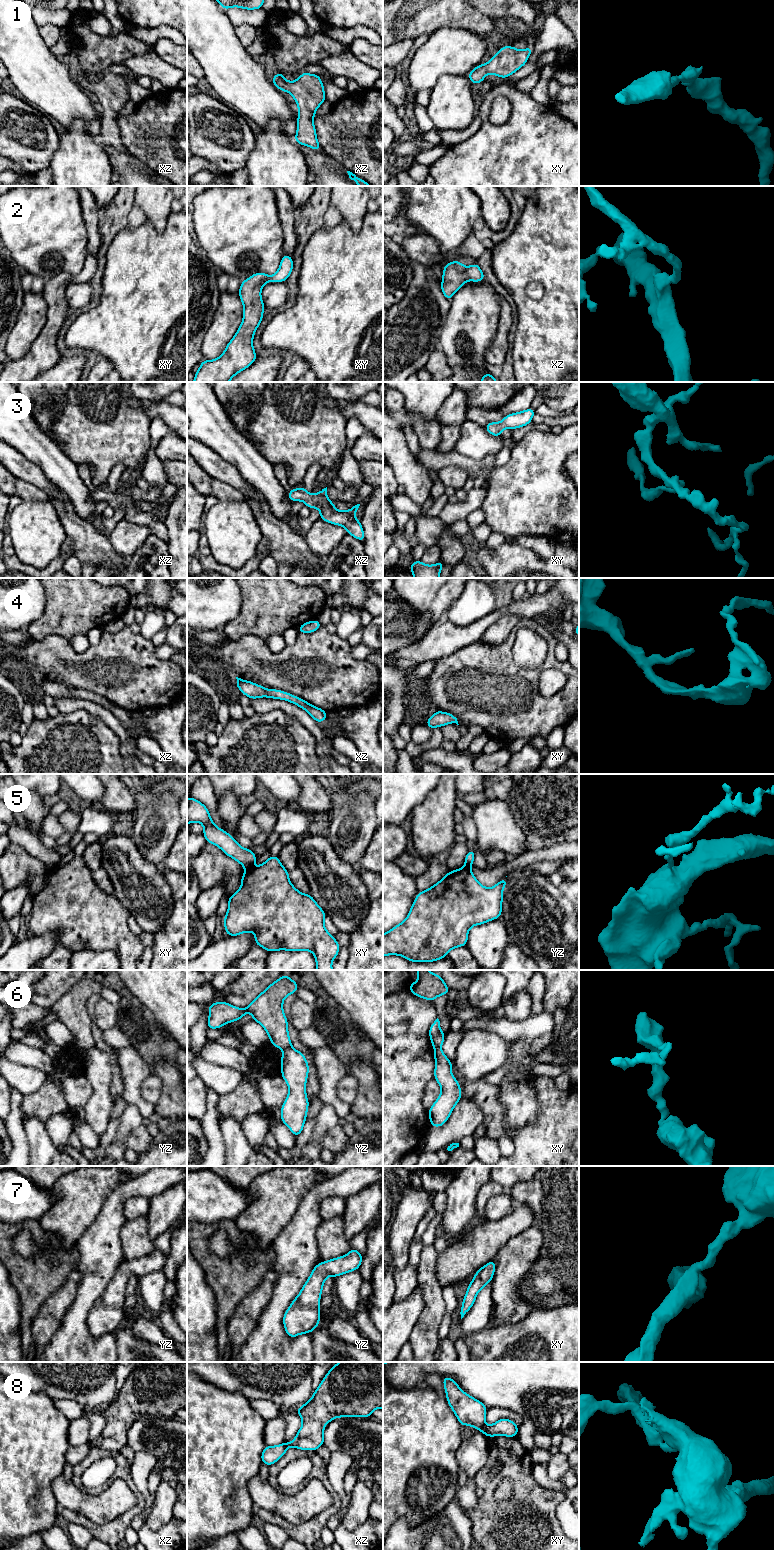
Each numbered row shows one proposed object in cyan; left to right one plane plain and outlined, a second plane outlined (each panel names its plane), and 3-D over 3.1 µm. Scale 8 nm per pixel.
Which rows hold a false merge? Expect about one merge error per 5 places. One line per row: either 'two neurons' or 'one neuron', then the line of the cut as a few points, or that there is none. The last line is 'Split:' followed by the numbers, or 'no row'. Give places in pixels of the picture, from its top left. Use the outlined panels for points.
1: one neuron; no cut
2: one neuron; no cut
3: one neuron; no cut
4: one neuron; no cut
5: two neurons; cut in xy along (251, 866), (246, 869)
6: two neurons; cut in yz along (291, 1046), (284, 1050)
7: one neuron; no cut
8: two neurons; cut in xy along (485, 1425), (479, 1429)
Split: 5, 6, 8

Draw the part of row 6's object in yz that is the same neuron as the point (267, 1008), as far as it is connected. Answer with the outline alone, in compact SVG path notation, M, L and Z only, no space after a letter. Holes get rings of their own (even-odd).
M283 975L272 984L270 984L262 993L260 993L246 1008L237 1008L227 1002L214 1002L208 1006L209 1018L207 1022L208 1029L221 1028L224 1024L236 1020L242 1020L245 1013L249 1012L253 1020L258 1022L267 1032L270 1043L282 1050L291 1047L291 1040L288 1033L288 1021L283 1011L283 1001L290 995L295 994L299 985L288 975Z

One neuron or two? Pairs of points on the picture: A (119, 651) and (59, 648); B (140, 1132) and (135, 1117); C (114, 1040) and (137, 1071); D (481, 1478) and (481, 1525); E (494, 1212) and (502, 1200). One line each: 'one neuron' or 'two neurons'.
A: one neuron
B: two neurons
C: two neurons
D: one neuron
E: one neuron

